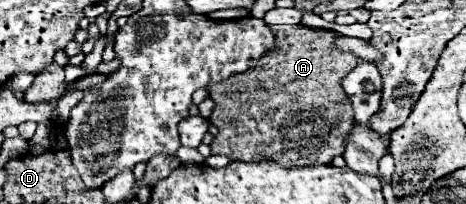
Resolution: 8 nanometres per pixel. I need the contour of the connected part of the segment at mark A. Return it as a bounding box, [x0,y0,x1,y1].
[208,24,358,168]

